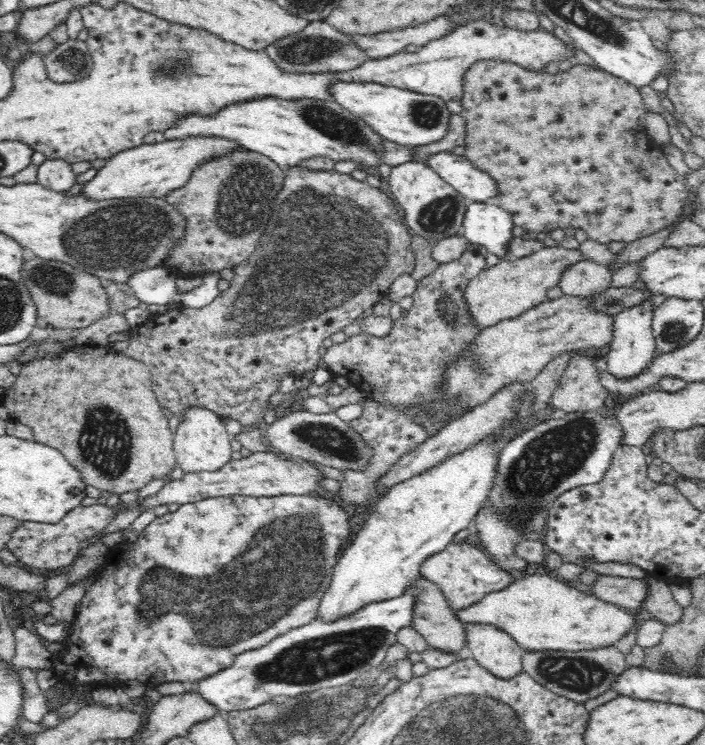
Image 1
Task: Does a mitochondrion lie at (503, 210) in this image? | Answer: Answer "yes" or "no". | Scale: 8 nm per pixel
no

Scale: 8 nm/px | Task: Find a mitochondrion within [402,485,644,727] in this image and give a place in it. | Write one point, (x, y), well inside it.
(576, 674)

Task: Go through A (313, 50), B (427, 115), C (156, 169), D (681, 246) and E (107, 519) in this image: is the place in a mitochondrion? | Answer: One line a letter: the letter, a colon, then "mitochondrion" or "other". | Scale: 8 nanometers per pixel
A: mitochondrion
B: mitochondrion
C: other
D: other
E: other

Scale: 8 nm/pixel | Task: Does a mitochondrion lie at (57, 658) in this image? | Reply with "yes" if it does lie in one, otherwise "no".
no

